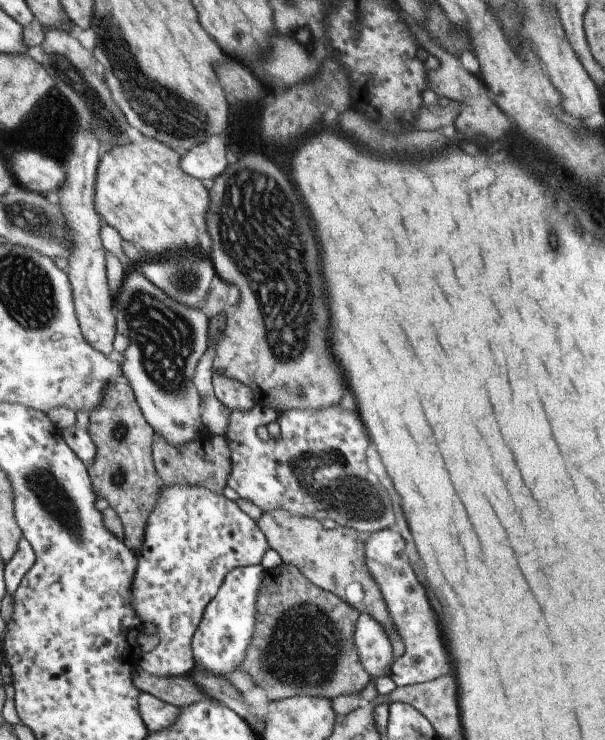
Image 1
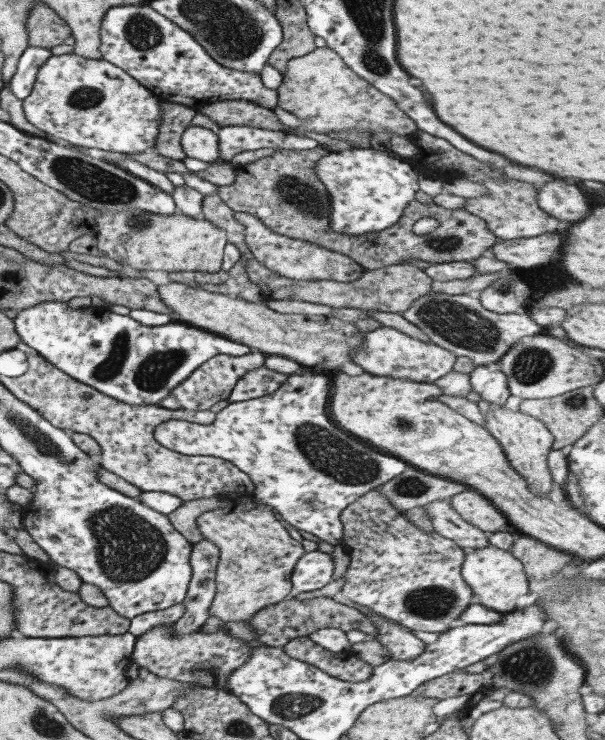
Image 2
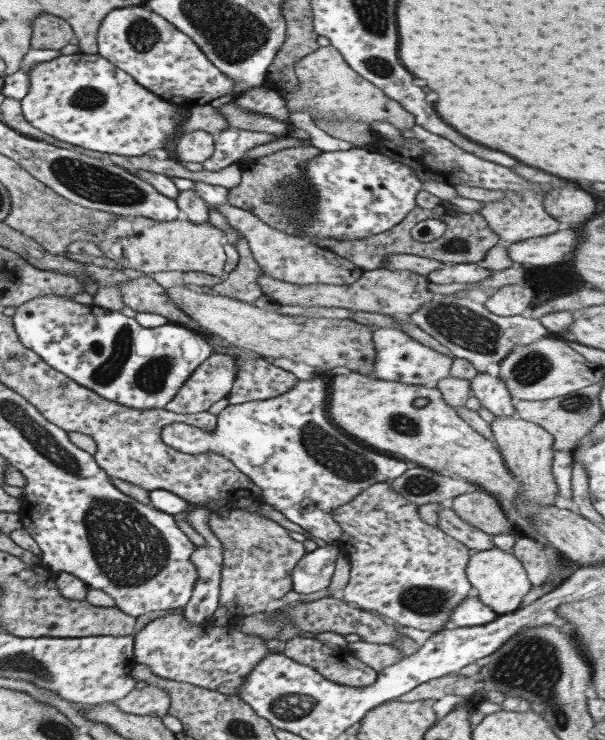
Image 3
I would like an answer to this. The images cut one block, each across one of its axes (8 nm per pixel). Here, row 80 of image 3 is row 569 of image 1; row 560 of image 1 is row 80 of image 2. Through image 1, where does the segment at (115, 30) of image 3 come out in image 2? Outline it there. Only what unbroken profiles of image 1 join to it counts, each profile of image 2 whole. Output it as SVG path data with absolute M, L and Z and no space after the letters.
M125 4L109 7L107 12L104 12L100 24L99 40L98 49L101 59L124 70L163 102L182 104L196 110L207 103L211 104L222 100L246 100L263 108L271 109L276 106L276 91L265 88L259 74L231 70L217 64L188 32L181 30L176 24L155 12L147 4Z

